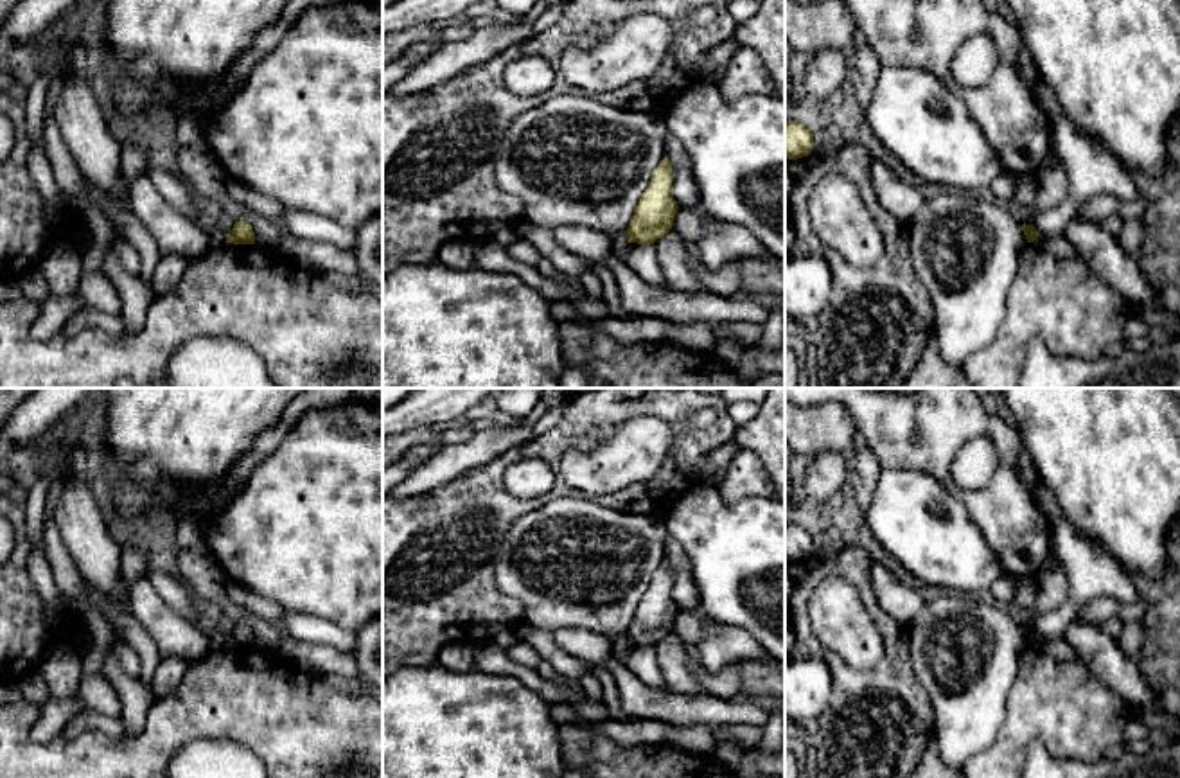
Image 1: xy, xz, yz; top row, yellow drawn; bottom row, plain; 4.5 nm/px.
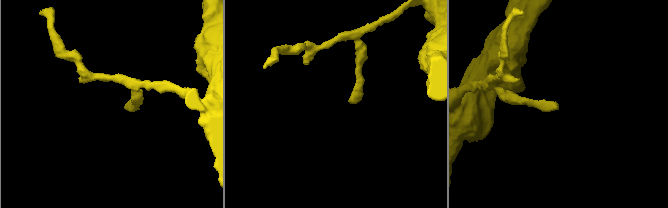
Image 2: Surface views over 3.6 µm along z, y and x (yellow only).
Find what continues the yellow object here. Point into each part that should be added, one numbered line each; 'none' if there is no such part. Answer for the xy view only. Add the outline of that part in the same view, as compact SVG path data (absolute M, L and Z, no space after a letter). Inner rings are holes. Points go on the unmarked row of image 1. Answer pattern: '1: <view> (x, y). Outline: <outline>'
none

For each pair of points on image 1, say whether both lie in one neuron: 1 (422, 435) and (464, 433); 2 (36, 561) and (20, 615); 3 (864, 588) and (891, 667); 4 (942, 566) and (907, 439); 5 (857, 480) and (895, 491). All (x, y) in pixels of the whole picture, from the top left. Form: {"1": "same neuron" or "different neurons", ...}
{"1": "same neuron", "2": "different neurons", "3": "same neuron", "4": "different neurons", "5": "different neurons"}

